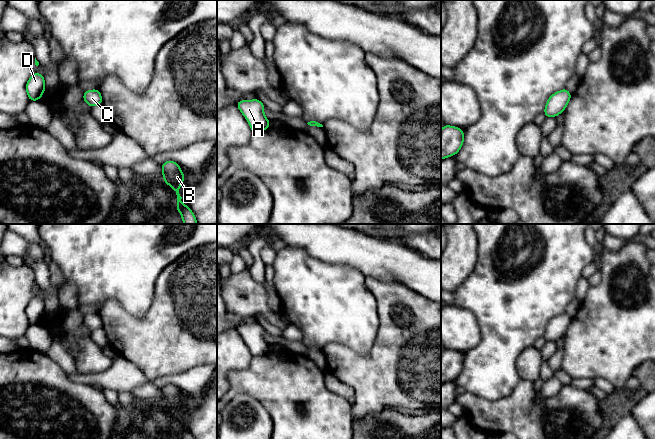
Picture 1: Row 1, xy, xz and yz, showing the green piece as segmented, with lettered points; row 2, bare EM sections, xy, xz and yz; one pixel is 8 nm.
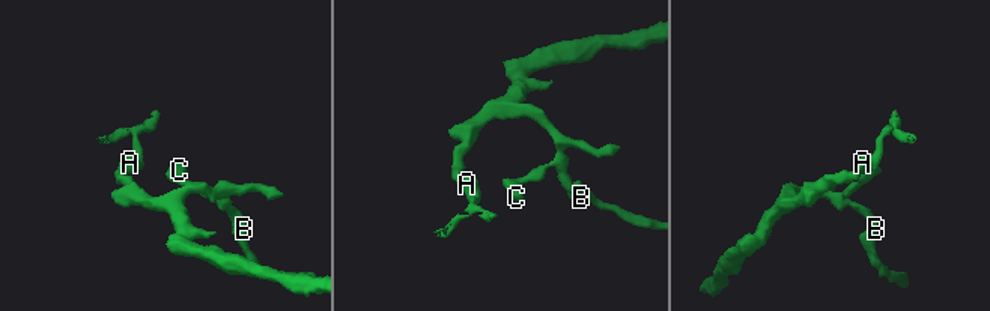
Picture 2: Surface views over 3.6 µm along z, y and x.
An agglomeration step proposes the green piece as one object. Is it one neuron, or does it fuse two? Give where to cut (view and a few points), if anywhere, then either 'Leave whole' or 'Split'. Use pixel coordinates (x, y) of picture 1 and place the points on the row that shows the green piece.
No split. Leave whole

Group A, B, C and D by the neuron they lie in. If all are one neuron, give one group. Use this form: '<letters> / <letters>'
A B C D

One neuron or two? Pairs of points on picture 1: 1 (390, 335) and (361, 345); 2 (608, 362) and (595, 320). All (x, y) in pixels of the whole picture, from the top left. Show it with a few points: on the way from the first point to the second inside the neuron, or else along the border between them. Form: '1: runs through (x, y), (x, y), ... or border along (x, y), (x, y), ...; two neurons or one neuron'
1: border along (379, 318), (372, 348), (356, 355); two neurons
2: runs through (608, 352), (608, 333), (605, 330); one neuron

